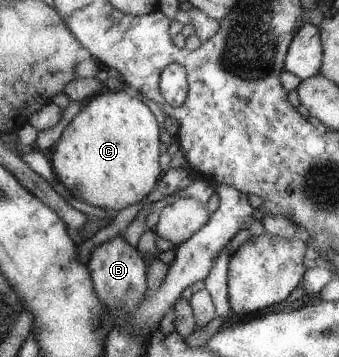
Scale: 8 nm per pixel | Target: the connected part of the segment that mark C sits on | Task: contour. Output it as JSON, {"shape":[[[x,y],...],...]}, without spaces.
{"shape":[[[104,88],[83,101],[81,109],[52,148],[52,157],[49,161],[51,169],[71,196],[91,206],[103,208],[112,218],[123,208],[145,200],[155,190],[165,170],[161,169],[159,164],[161,126],[155,114],[139,98],[129,96],[124,91],[111,93]]]}

